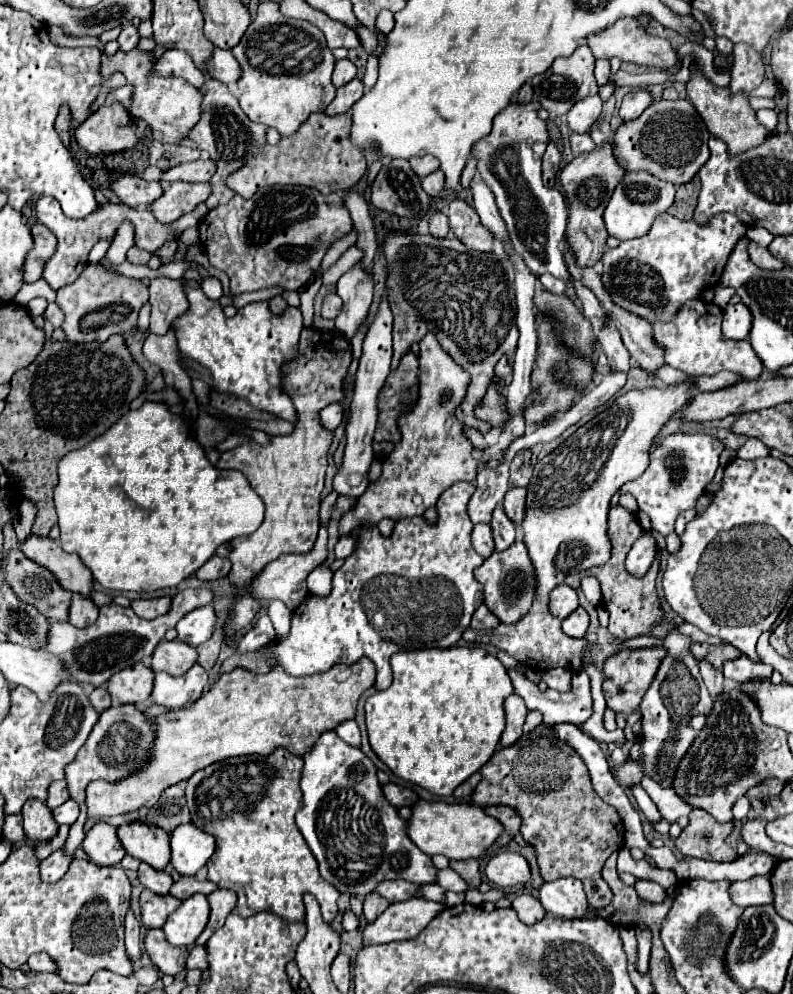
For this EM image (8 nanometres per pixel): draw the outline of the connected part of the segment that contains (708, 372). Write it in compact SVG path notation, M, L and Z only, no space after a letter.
M693 300L681 308L681 314L673 322L655 322L653 324L653 338L665 346L665 362L677 370L683 370L689 376L713 376L717 372L729 370L743 380L757 380L763 374L763 362L753 352L751 344L733 342L723 338L721 334L721 308L713 302Z

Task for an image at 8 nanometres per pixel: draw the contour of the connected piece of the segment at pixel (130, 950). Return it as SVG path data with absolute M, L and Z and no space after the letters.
M129 910L125 918L125 948L127 956L137 964L141 960L141 950L139 950L139 922L135 920L133 912Z

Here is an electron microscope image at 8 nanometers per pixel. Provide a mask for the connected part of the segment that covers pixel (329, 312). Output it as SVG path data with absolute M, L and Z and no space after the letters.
M327 294L325 302L323 302L321 316L329 318L329 320L335 320L339 316L339 312L341 312L341 306L343 306L343 302L341 302L341 298L337 294Z

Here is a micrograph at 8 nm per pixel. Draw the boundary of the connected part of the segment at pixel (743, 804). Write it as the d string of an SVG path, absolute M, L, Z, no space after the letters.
M743 796L743 798L739 798L739 802L733 806L733 818L735 818L735 820L745 820L747 814L749 814L749 810L751 810L751 802L749 802L747 796Z

